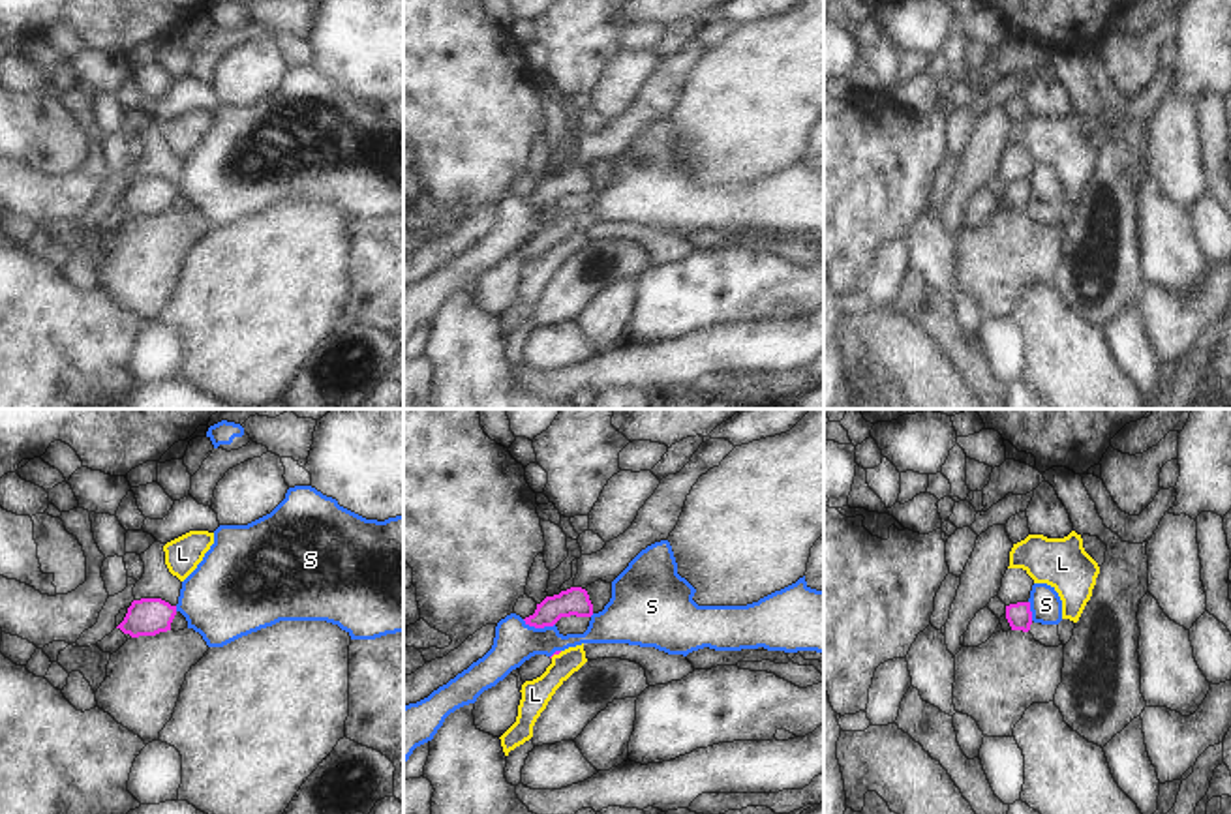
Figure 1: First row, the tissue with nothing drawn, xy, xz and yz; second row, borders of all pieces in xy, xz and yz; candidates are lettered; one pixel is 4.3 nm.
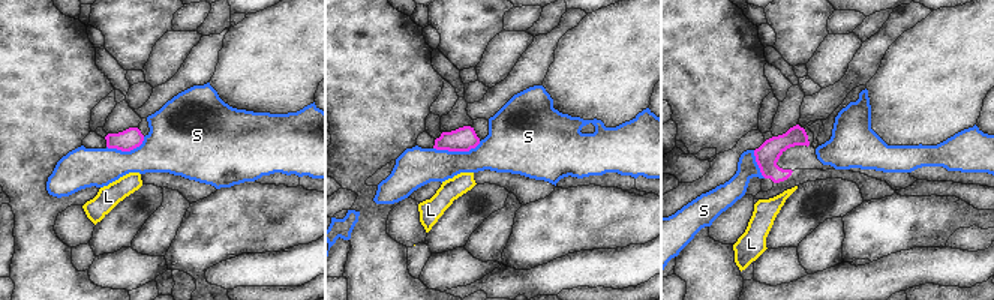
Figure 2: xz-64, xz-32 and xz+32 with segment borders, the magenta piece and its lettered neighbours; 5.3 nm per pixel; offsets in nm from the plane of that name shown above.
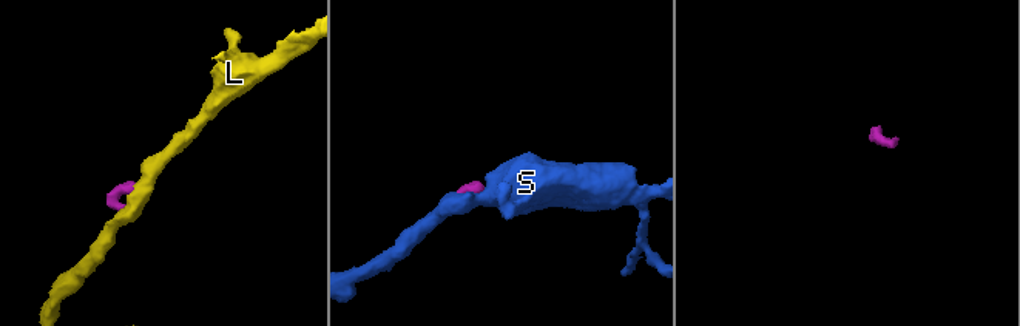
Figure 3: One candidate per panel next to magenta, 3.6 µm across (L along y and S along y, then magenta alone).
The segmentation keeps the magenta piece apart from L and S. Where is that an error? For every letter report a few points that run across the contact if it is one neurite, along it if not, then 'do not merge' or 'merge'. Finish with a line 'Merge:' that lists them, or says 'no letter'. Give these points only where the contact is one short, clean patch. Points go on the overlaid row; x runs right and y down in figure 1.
L: xz (562, 651), (550, 657) | do not merge
S: xz (522, 619), (535, 627), (554, 625) | do not merge
Merge: no letter

